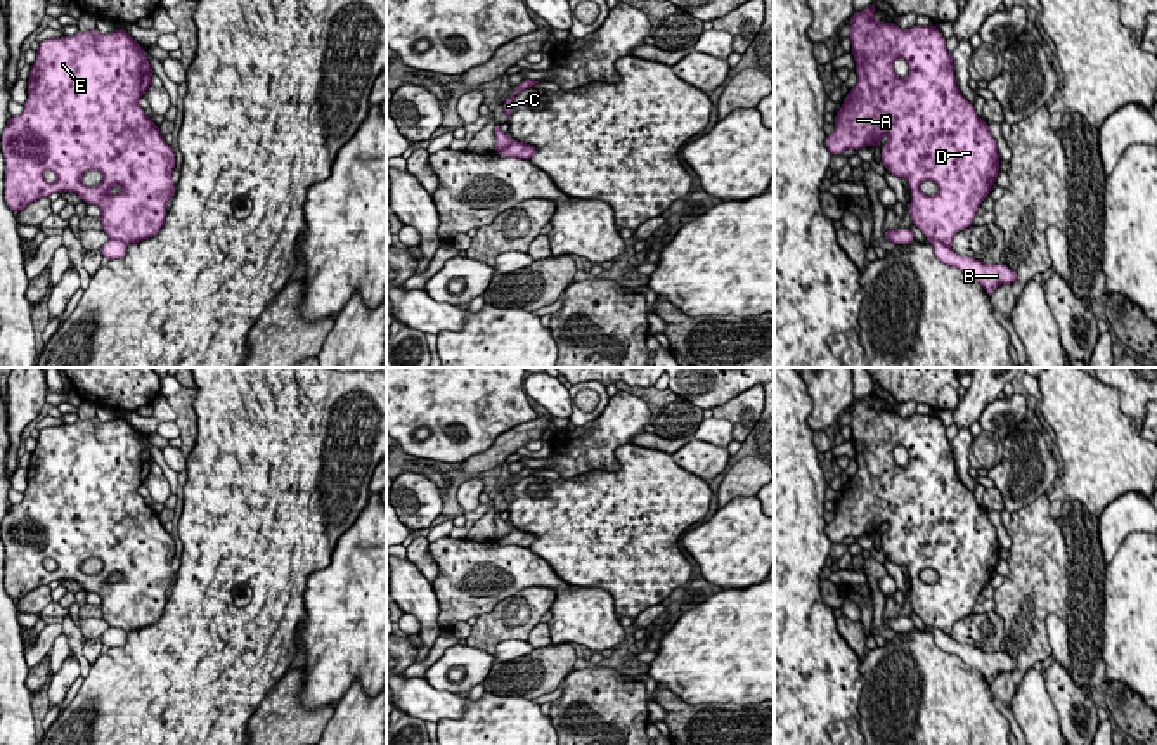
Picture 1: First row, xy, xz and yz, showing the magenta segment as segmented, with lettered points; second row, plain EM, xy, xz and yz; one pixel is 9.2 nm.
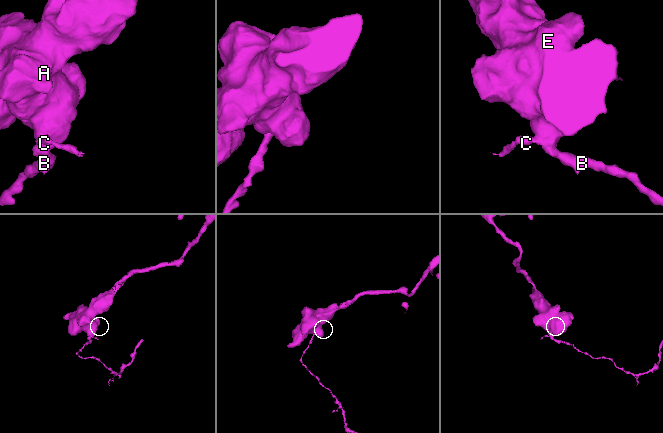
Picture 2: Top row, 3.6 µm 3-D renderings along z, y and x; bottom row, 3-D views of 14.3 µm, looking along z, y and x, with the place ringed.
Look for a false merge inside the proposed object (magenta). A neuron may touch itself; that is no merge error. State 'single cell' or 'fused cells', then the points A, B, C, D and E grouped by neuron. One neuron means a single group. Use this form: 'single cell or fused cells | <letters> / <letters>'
fused cells | A D E / B C

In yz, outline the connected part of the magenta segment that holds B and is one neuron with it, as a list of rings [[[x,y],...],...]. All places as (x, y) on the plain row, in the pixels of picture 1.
[[[930,629],[934,634],[935,645],[946,651],[958,655],[966,665],[982,672],[987,683],[992,681],[999,672],[1010,672],[1017,669],[1017,660],[1008,657],[1005,651],[982,651],[970,645],[961,645],[954,641],[949,634],[944,634],[940,629]]]

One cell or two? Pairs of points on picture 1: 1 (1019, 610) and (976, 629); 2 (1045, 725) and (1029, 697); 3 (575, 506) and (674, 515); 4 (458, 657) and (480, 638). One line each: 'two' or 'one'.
1: two
2: one
3: one
4: two

